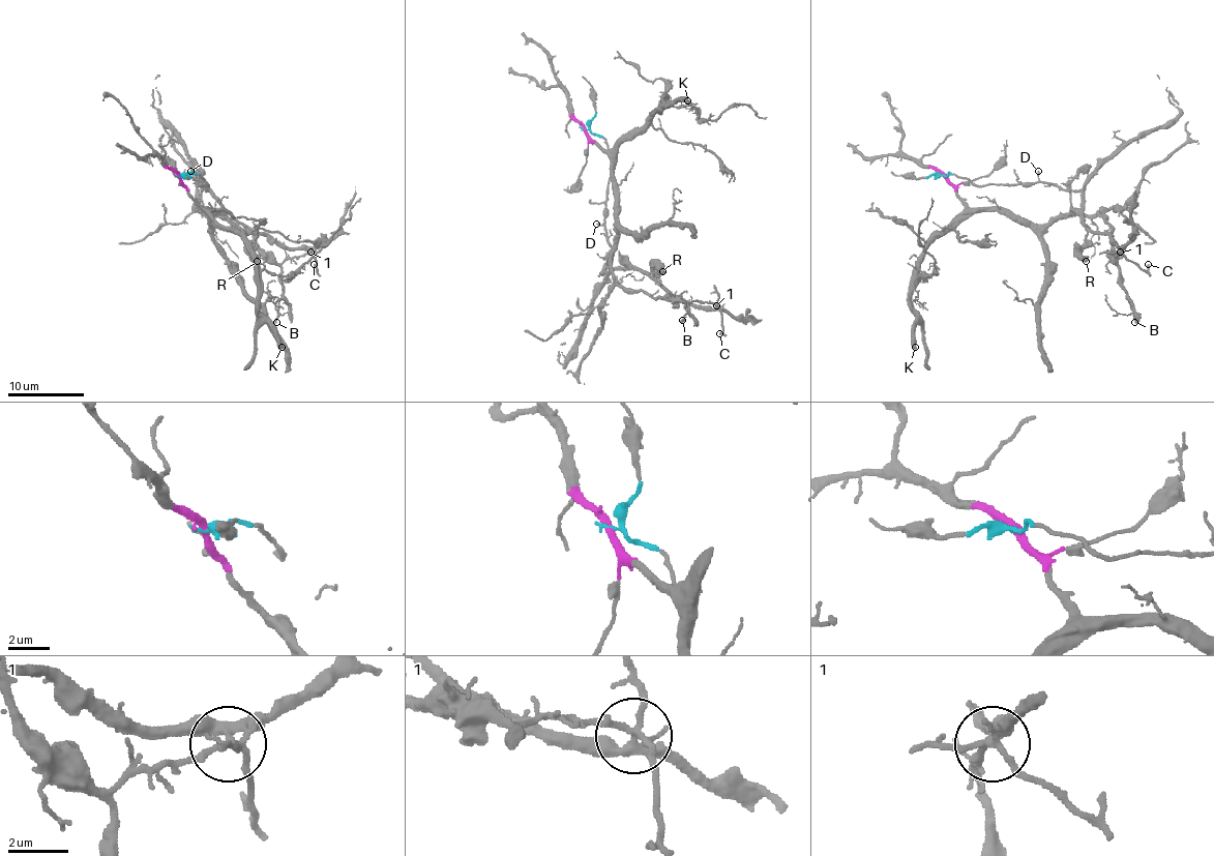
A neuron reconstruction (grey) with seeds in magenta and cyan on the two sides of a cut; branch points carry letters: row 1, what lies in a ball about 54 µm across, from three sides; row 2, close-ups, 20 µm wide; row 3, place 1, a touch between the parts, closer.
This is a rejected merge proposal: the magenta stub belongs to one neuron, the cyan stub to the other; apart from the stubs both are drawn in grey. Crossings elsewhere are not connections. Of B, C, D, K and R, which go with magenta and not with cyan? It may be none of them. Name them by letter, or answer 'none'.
B, C, K

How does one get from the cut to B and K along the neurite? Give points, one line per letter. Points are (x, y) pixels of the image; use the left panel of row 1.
B: (179, 175), (188, 195), (209, 213), (209, 225), (206, 215), (244, 223), (280, 267), (276, 323)
K: (179, 175), (179, 181), (198, 202), (220, 225), (231, 227), (252, 249), (258, 307), (283, 348)

